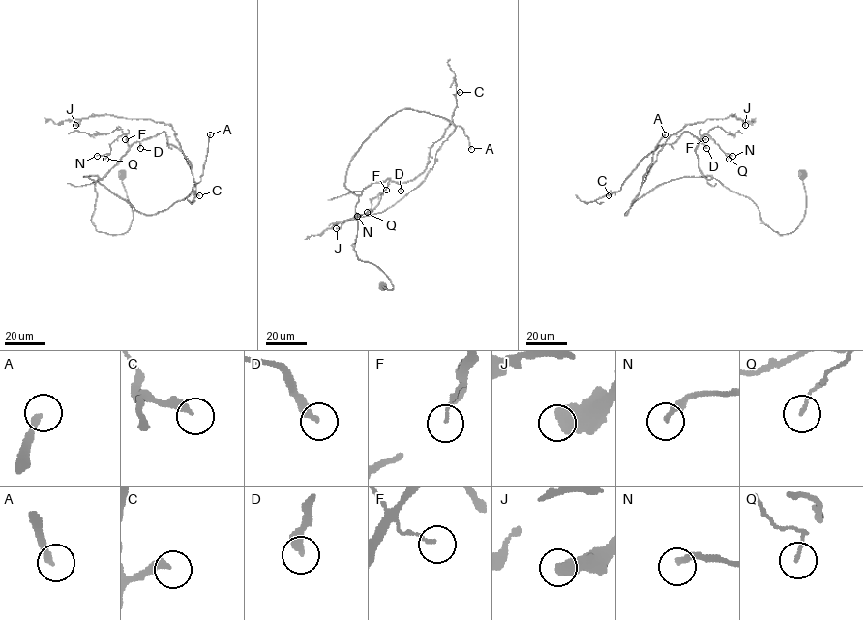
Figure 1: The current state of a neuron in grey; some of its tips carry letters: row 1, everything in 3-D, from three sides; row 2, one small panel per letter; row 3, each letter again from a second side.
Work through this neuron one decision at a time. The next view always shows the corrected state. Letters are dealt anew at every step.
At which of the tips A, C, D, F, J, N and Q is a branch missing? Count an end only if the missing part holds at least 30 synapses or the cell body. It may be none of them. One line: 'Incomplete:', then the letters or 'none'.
Incomplete: A

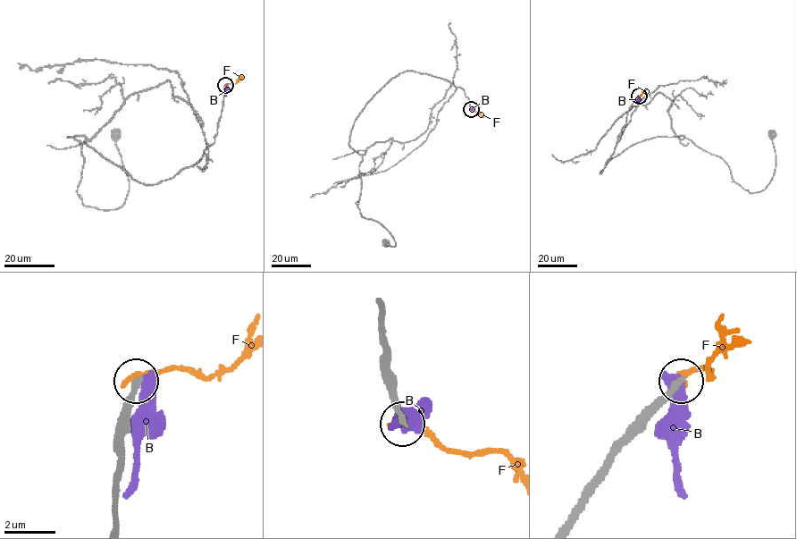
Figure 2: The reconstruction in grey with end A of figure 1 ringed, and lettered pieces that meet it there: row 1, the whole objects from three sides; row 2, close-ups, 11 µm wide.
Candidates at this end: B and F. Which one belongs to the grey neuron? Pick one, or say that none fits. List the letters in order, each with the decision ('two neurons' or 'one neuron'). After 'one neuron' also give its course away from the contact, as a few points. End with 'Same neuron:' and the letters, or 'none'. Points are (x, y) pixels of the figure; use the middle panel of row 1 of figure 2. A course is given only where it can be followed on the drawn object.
B: two neurons
F: two neurons
Same neuron: none

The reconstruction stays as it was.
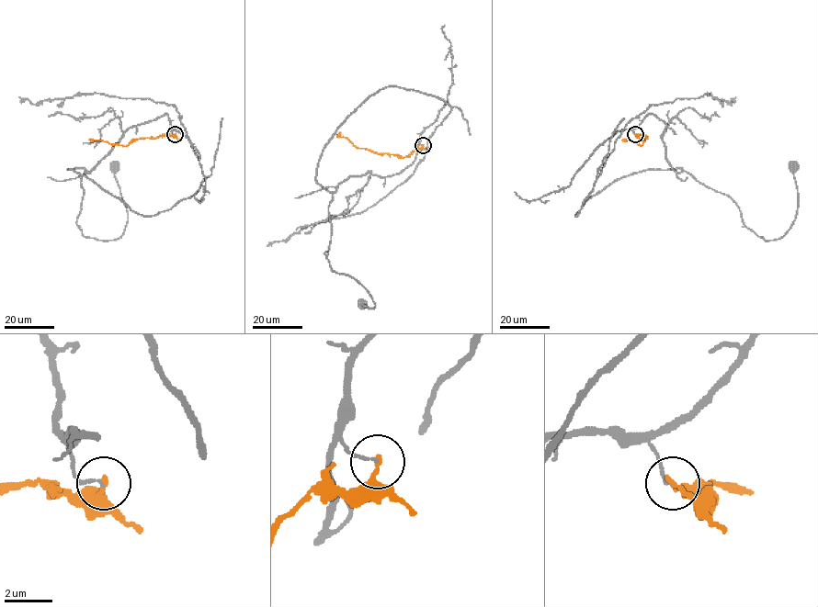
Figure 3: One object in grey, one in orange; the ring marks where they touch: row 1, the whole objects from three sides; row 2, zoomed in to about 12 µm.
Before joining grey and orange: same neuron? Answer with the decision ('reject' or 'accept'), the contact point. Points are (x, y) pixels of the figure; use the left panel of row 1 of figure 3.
reject | (175, 134)

